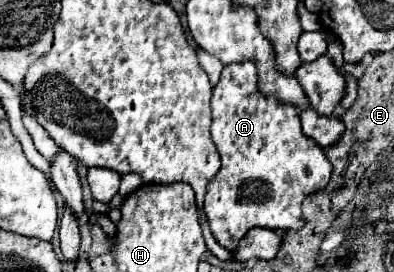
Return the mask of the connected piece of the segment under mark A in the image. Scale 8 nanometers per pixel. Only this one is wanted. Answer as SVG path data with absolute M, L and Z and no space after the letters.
M226 64L222 68L220 80L212 90L211 136L222 156L222 166L208 182L204 212L218 244L222 244L226 250L232 250L236 248L236 242L254 226L288 230L304 224L300 204L308 194L326 188L332 164L324 156L324 150L314 144L314 140L302 136L294 106L280 104L274 96L256 96L256 70L252 64Z

